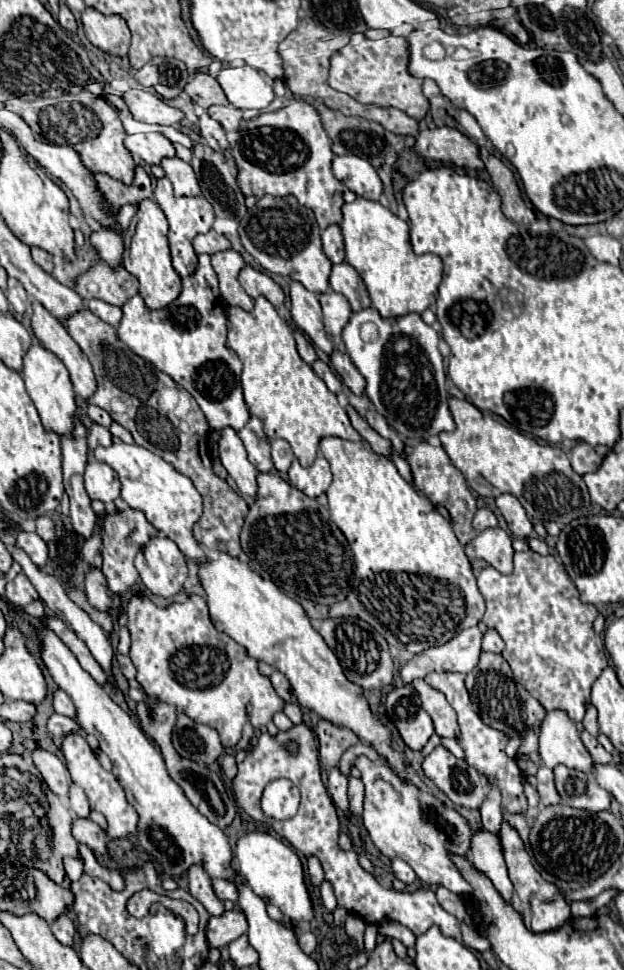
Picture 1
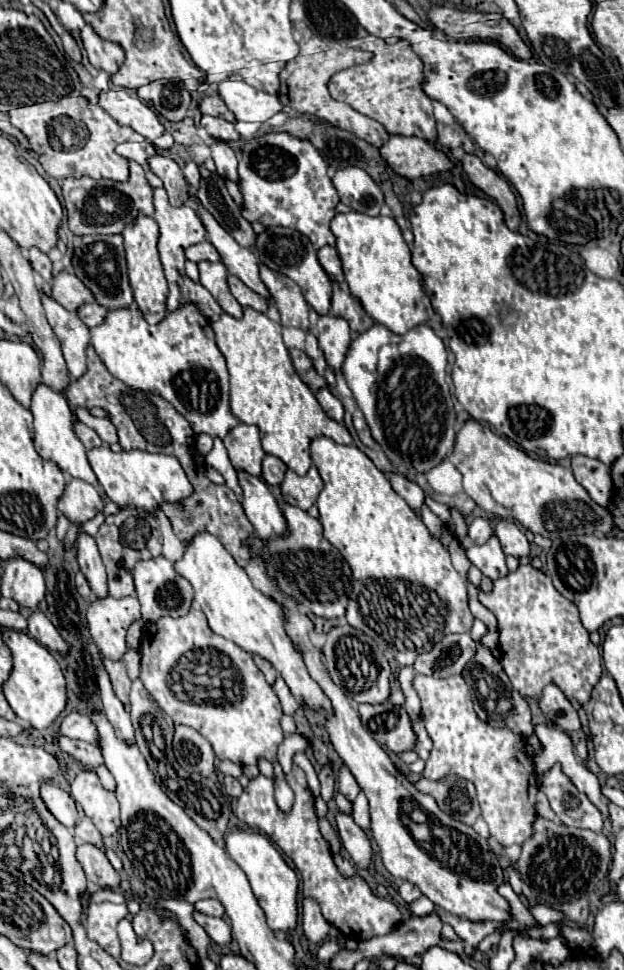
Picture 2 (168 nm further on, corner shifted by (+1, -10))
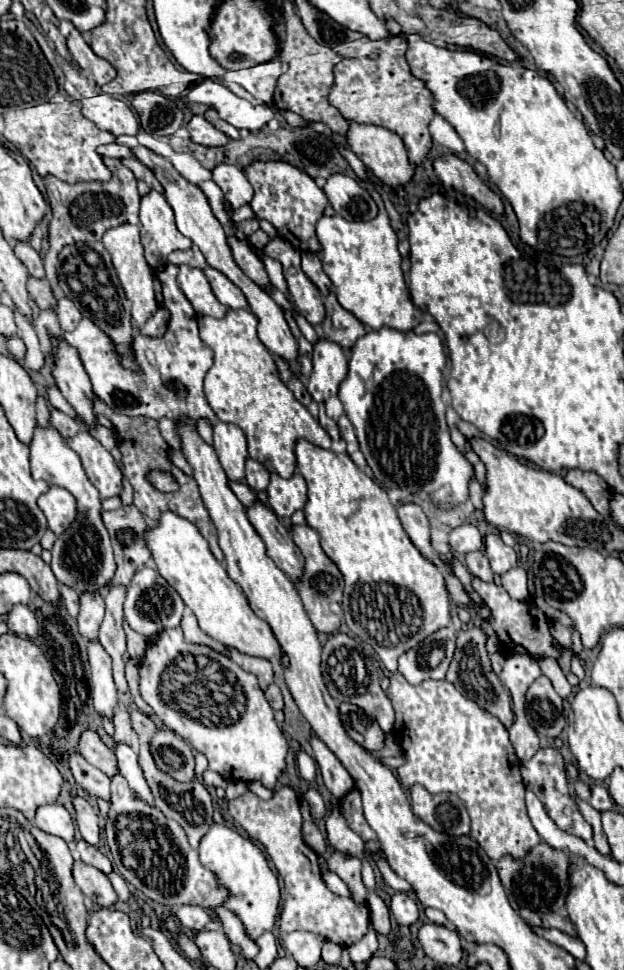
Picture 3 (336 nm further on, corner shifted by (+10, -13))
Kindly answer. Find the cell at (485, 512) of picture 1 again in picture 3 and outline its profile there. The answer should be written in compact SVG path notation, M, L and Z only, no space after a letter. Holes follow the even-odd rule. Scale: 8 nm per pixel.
M462 524L450 532L450 548L452 548L452 552L464 556L466 552L482 550L484 538L474 524Z

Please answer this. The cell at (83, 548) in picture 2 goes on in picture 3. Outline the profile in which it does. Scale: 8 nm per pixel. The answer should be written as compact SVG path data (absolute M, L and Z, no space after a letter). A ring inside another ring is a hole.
M82 592L80 594L80 614L78 628L82 636L88 640L98 638L98 626L104 618L104 598L98 592Z

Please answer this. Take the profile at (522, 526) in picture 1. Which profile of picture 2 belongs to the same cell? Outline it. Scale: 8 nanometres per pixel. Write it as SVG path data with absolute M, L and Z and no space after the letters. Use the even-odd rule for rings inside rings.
M501 519L495 527L495 535L501 541L505 555L513 555L517 559L525 559L529 555L529 541L515 523Z

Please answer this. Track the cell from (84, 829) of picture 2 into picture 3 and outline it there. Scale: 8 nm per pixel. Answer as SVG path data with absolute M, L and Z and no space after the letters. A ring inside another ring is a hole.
M78 838L76 840L76 852L80 854L80 858L86 862L86 864L90 864L90 866L96 866L98 870L102 870L104 874L108 874L110 870L112 870L112 864L110 864L110 860L96 848L96 846L90 846L88 842L84 842L82 838Z

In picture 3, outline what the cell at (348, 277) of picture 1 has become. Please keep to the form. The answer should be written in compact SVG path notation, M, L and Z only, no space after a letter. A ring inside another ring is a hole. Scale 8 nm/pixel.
M330 292L324 298L324 306L326 306L326 318L322 322L324 338L338 342L344 348L350 348L360 336L366 334L362 322L338 304L334 292Z

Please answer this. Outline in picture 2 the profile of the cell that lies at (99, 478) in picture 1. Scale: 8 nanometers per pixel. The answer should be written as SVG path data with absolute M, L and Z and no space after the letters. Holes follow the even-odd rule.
M71 479L71 483L67 483L63 495L57 501L57 509L71 523L85 523L103 509L103 501L93 485L81 479Z

